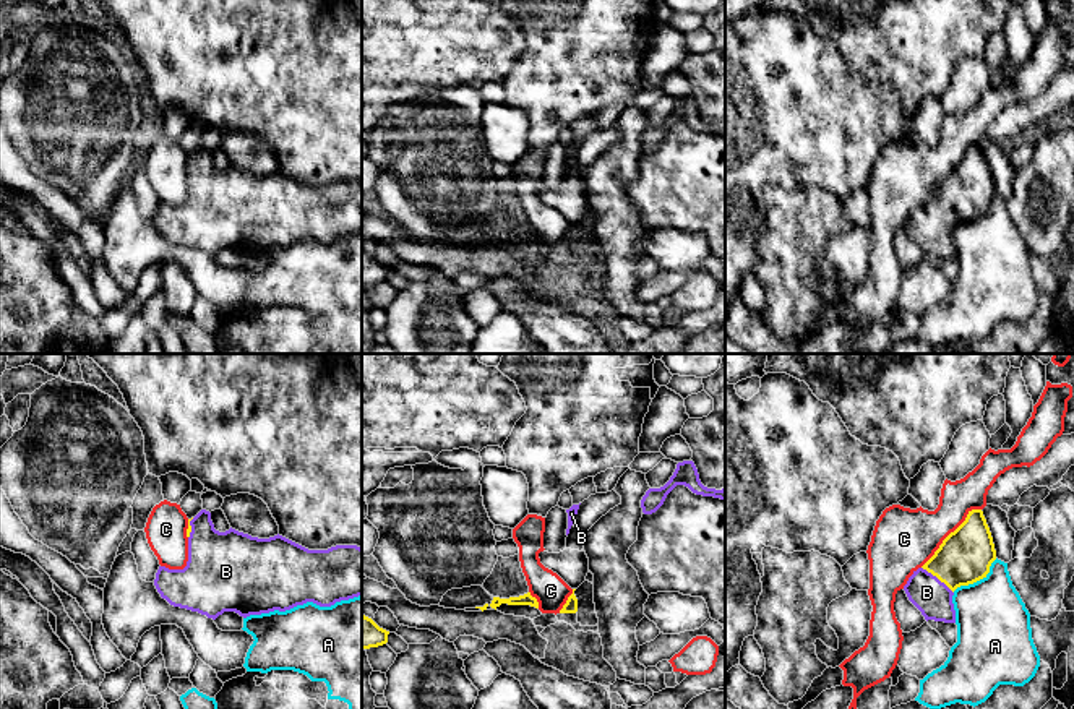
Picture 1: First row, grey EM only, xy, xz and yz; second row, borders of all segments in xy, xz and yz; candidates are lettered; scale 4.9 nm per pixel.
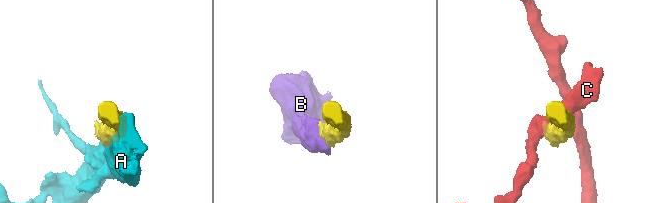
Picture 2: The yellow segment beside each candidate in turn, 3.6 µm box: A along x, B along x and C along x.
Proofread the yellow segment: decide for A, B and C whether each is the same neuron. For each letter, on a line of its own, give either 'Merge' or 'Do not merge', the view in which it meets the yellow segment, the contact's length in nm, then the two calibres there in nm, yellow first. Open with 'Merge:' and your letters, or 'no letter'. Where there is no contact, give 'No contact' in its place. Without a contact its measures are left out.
Merge: B
A: Do not merge. Touches yellow in yz. Shared border 280 nm. Thickness 260 nm (yellow) against 360 nm
B: Merge. Touches yellow in yz. Shared border 200 nm. Thickness 260 nm (yellow) against 180 nm
C: Do not merge. Touches yellow in yz. Shared border 420 nm. Thickness 260 nm (yellow) against 320 nm

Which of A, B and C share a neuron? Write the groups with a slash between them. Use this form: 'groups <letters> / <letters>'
groups A / B / C

